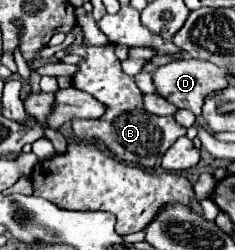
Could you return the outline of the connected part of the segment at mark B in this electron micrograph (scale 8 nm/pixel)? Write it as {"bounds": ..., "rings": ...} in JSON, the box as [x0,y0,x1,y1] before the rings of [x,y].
{"bounds":[67,26,187,168],"rings":[[[75,26],[71,30],[75,36],[73,44],[67,46],[67,54],[77,54],[83,60],[77,64],[77,72],[73,74],[73,86],[89,92],[95,96],[101,104],[105,104],[105,114],[97,120],[71,120],[73,132],[81,140],[99,140],[103,142],[115,158],[127,164],[135,164],[141,168],[153,168],[155,162],[167,152],[167,148],[179,138],[187,134],[187,128],[177,124],[173,116],[157,116],[143,108],[143,94],[137,88],[133,76],[127,76],[121,70],[121,62],[115,56],[115,46],[87,46],[83,44],[83,30],[81,26]]]}

